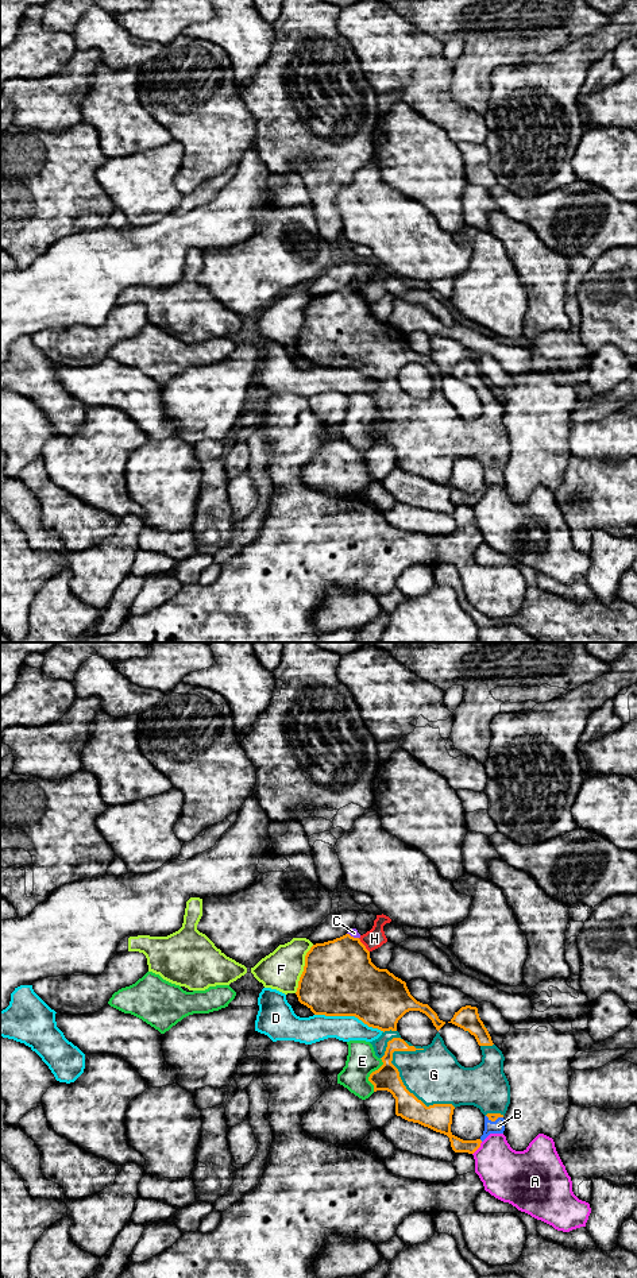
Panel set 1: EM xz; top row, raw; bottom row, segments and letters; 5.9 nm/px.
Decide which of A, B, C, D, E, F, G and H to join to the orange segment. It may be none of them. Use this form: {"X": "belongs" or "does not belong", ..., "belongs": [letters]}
{"A": "does not belong", "B": "belongs", "C": "does not belong", "D": "does not belong", "E": "does not belong", "F": "does not belong", "G": "belongs", "H": "does not belong", "belongs": ["B", "G"]}

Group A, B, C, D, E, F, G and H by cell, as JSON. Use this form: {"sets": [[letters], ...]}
{"sets": [["A"], ["B", "G"], ["C"], ["D"], ["E"], ["F"], ["H"]]}

